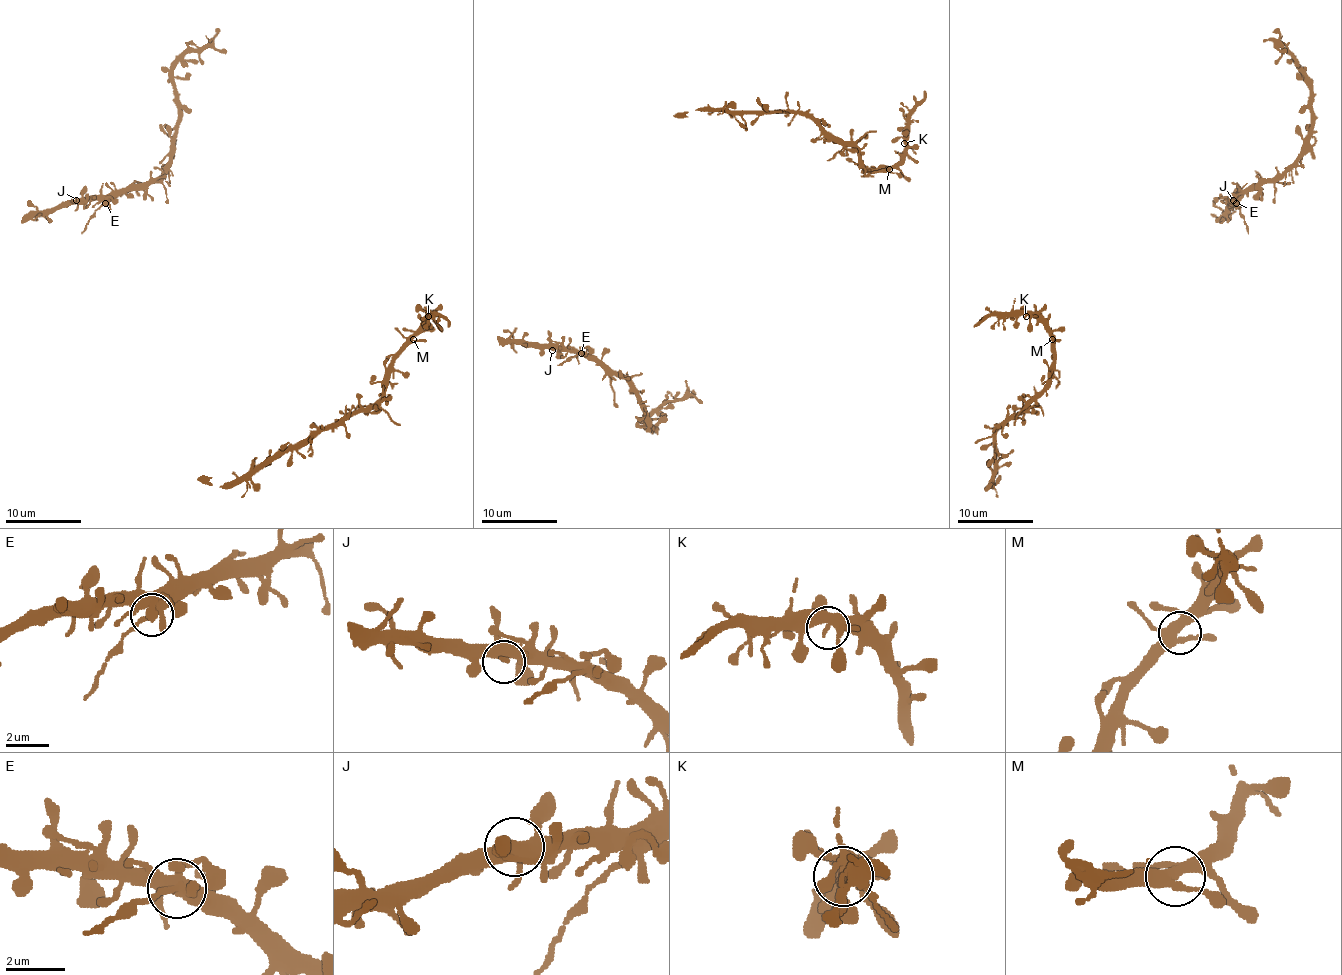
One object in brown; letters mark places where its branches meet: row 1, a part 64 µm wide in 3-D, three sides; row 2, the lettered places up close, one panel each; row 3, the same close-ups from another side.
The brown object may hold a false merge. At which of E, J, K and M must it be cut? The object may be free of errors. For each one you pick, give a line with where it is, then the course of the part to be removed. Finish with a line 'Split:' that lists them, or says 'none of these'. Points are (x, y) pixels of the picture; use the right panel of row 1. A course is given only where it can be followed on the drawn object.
E: (1236, 203) | (1237, 203), (1248, 234)
Split: E

